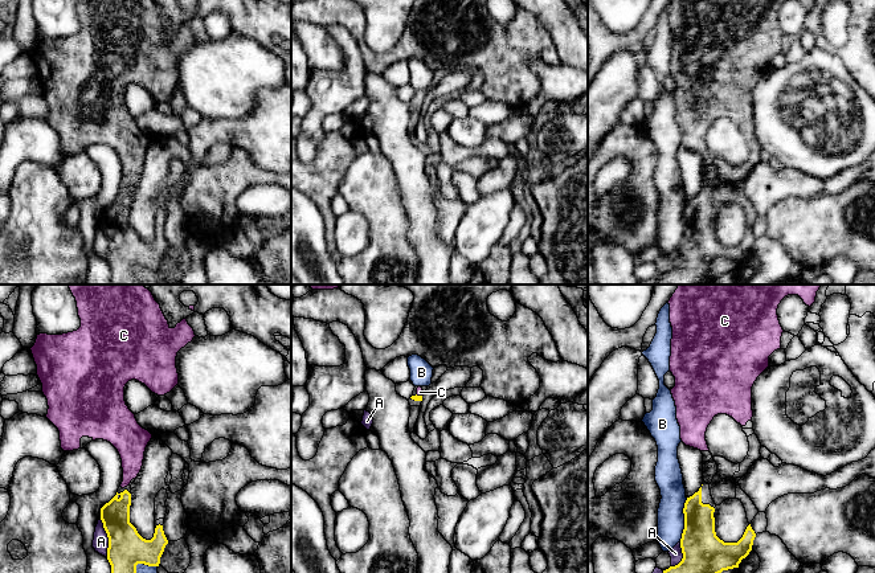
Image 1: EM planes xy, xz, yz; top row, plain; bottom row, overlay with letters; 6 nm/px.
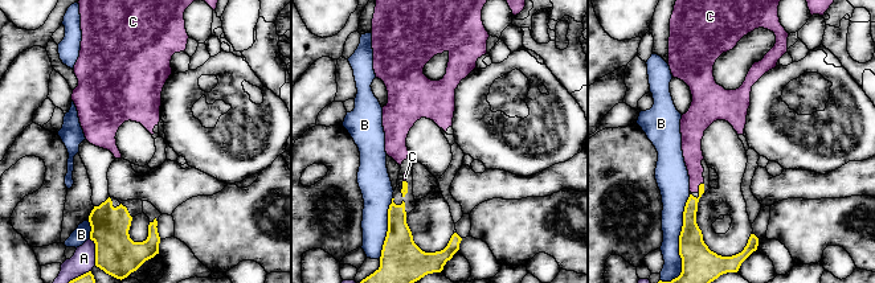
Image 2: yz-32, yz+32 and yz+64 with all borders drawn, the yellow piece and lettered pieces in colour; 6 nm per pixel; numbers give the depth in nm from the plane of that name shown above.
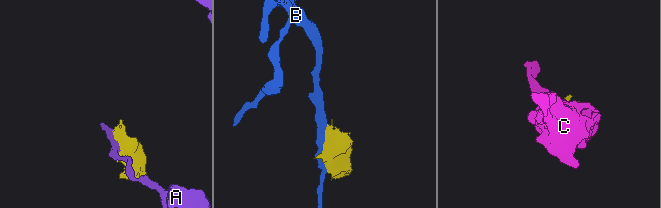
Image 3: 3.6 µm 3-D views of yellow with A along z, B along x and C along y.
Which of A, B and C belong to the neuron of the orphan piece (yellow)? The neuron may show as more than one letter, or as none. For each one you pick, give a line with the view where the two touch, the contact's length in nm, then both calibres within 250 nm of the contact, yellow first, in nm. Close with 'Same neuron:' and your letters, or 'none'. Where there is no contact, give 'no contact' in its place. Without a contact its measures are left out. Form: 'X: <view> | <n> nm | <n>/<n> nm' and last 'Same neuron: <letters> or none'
C: xz | 40 nm | 40/50 nm
Same neuron: C

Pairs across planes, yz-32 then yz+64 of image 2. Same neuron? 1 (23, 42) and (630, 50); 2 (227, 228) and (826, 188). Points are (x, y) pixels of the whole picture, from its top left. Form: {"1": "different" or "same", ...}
{"1": "same", "2": "different"}

